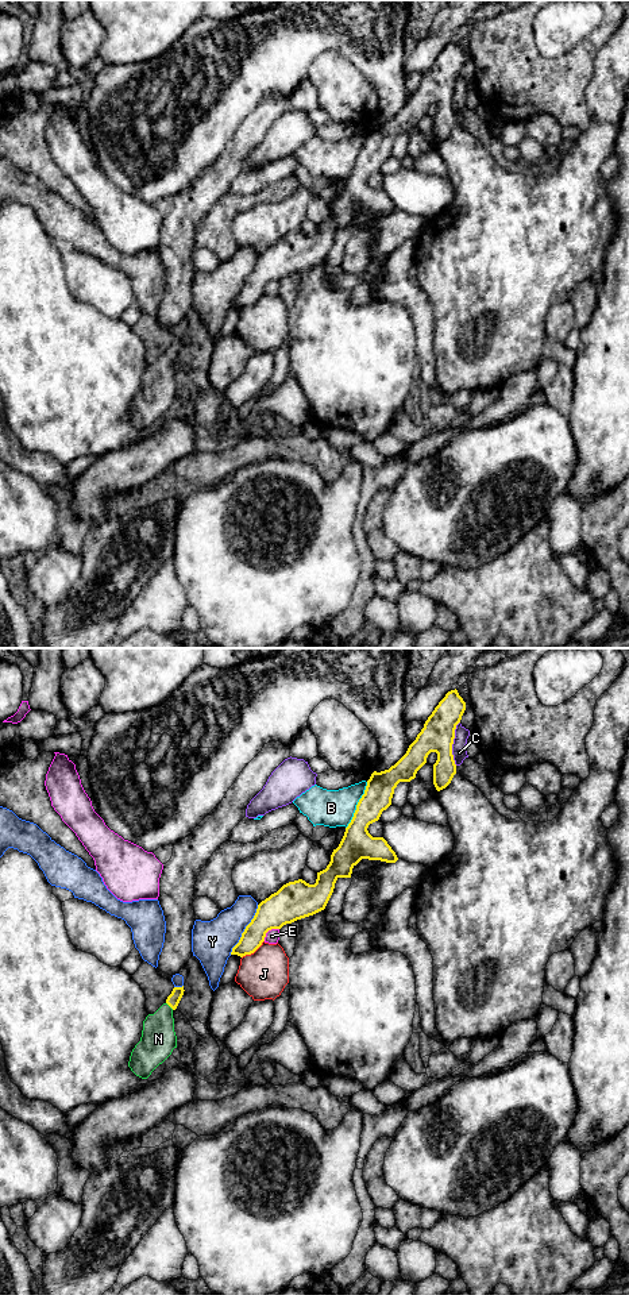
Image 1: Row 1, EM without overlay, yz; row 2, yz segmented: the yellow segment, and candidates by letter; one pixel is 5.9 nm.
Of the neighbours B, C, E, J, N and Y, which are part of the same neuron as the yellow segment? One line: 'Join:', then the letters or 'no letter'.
Join: N

